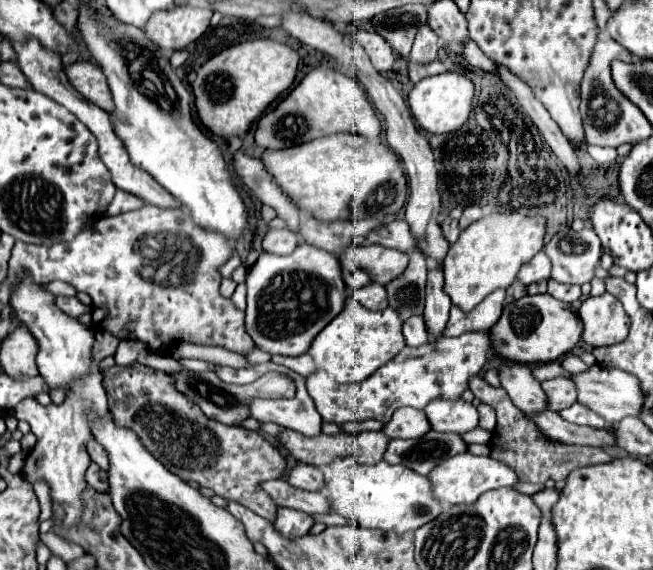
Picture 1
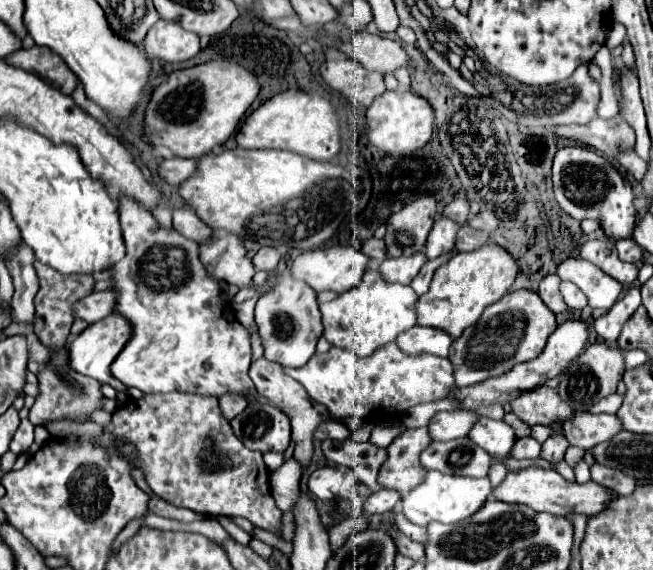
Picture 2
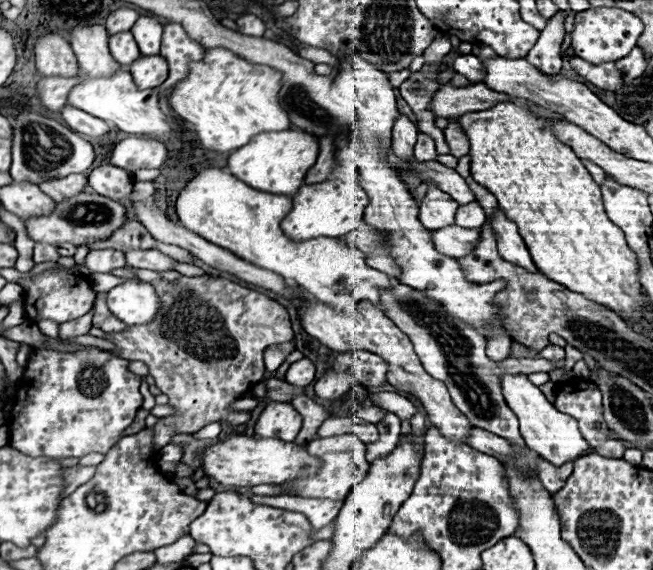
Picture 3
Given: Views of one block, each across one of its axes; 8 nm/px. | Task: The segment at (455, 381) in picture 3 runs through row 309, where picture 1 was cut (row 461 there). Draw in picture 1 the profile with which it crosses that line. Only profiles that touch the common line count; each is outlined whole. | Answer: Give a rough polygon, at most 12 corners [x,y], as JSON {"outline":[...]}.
{"outline":[[458,434],[390,440],[384,462],[422,476],[466,452]]}

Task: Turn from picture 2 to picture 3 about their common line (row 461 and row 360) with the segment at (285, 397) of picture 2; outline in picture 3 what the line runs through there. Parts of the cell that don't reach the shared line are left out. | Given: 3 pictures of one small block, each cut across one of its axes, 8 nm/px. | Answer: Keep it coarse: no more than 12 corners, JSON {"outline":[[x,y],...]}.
{"outline":[[308,358],[290,364],[286,382],[304,388],[314,380]]}

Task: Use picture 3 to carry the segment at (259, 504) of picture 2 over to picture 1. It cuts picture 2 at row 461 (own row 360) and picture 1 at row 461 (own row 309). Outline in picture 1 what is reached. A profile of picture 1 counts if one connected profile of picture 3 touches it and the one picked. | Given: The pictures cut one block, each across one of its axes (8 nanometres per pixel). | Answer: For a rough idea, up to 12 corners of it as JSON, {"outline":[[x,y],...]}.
{"outline":[[102,372],[120,426],[172,474],[274,522],[282,454],[204,416],[166,372]]}

